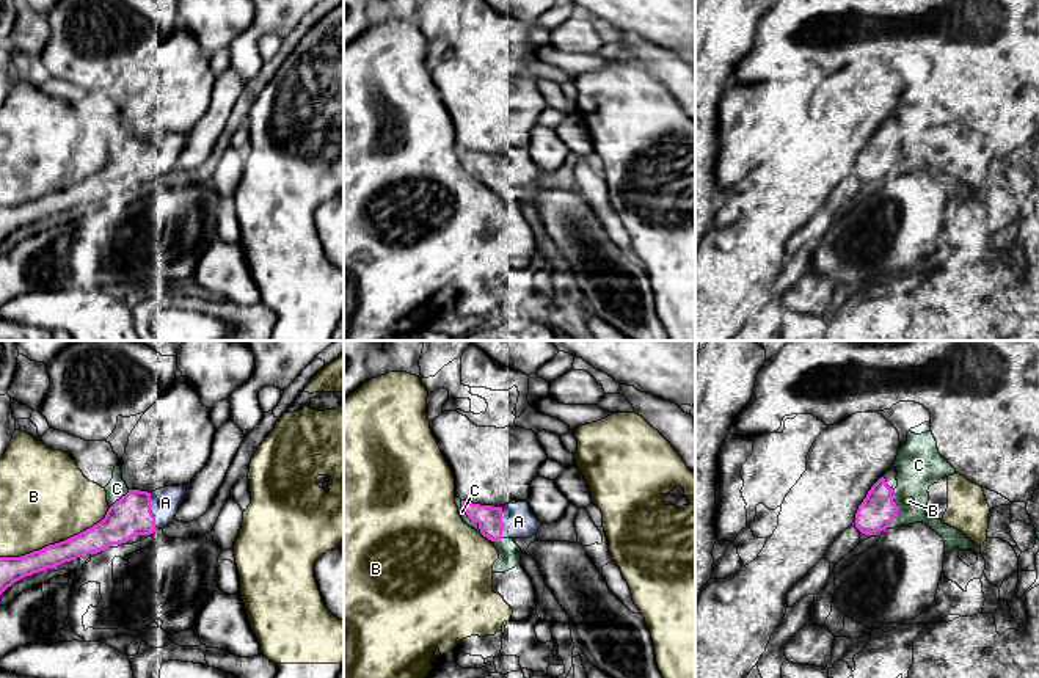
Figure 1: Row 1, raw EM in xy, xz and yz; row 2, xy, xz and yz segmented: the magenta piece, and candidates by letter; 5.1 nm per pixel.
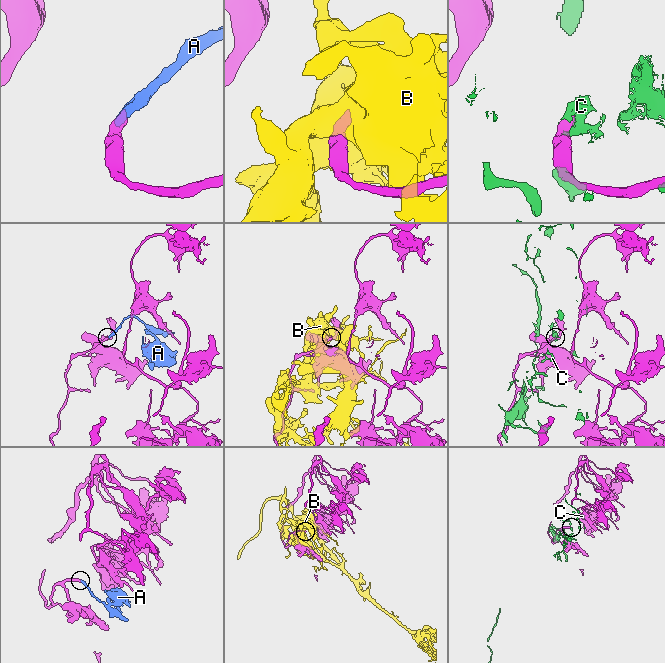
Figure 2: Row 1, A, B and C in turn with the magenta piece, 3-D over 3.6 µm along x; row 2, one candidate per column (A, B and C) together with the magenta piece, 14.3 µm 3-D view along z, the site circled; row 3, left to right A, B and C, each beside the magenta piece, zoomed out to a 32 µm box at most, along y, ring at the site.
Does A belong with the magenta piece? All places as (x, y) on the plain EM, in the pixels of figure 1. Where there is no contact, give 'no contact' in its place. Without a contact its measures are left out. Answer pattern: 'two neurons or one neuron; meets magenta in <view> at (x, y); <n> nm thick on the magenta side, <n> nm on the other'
one neuron; meets magenta in xy at (149, 159); 200 nm thick on the magenta side, 150 nm on the other

